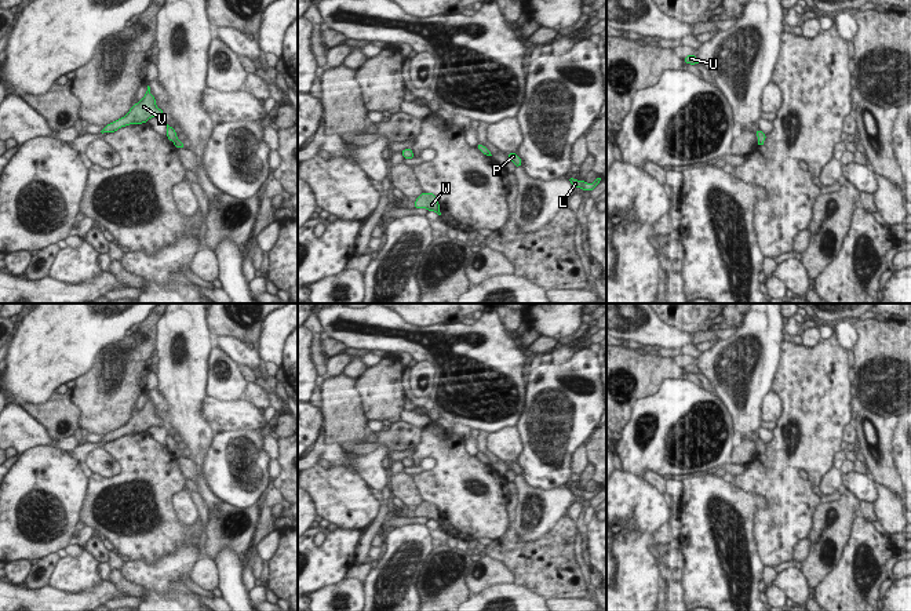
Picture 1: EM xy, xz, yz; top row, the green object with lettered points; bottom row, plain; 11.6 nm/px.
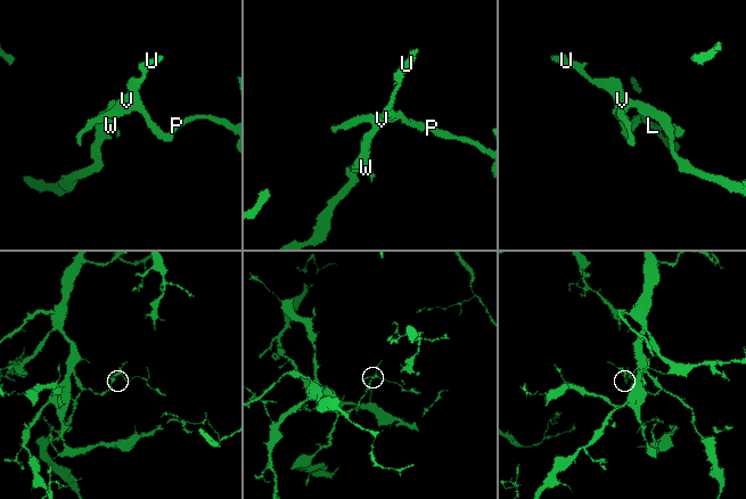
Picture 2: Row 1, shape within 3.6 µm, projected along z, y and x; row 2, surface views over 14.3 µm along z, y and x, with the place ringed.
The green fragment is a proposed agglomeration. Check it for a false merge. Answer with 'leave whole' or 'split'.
leave whole

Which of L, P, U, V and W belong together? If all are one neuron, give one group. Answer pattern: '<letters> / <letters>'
L P U V W

